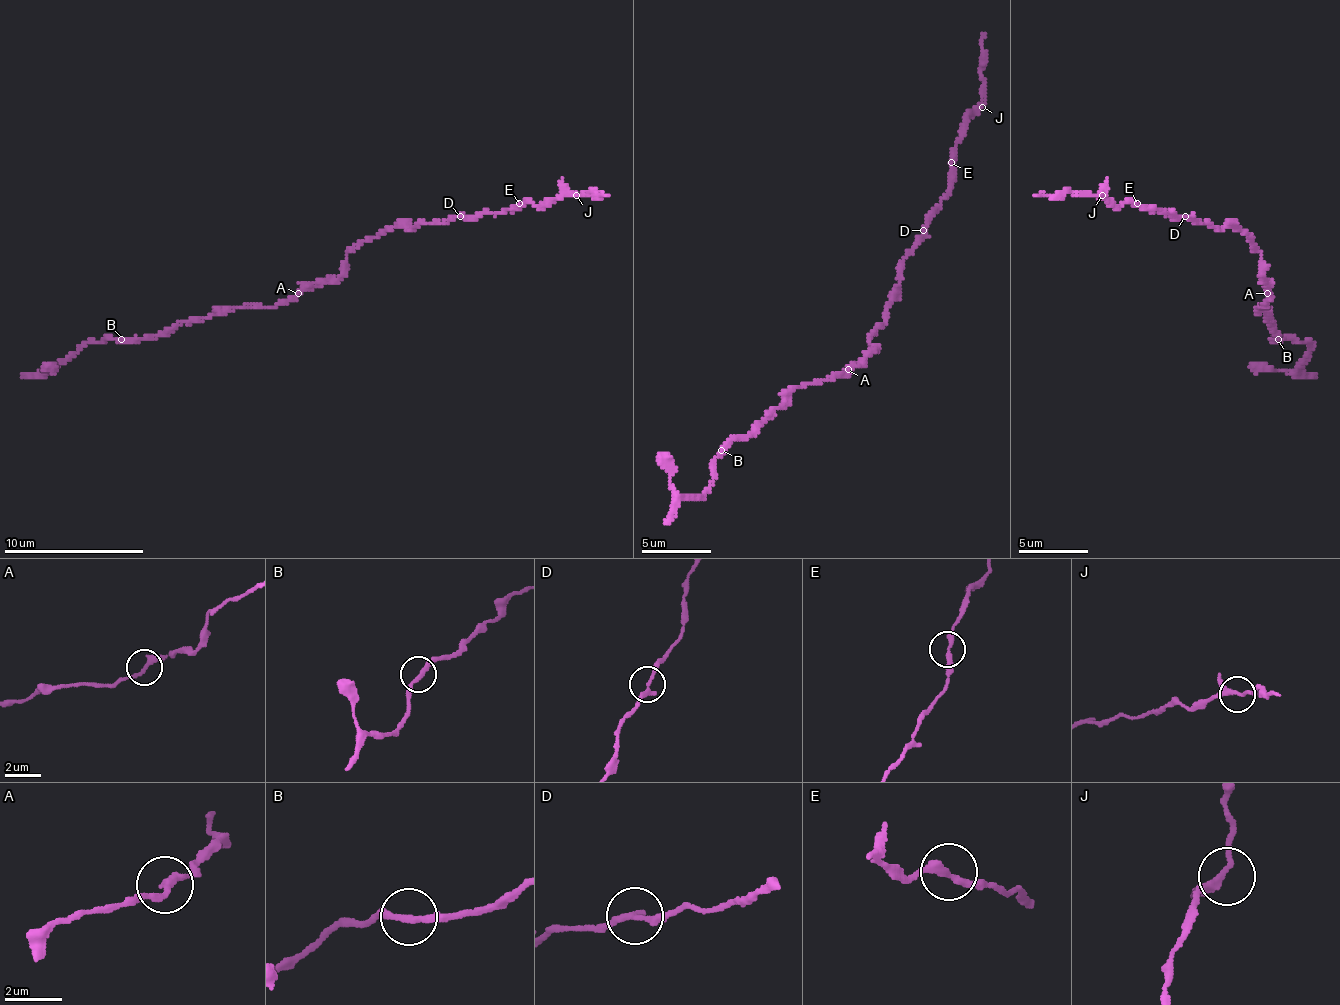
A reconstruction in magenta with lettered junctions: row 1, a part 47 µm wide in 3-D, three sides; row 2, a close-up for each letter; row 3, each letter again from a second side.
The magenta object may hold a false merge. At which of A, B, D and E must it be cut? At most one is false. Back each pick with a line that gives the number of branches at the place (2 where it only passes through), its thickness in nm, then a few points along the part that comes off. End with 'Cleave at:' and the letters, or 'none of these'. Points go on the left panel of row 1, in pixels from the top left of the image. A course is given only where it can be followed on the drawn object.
Cleave at: none of these

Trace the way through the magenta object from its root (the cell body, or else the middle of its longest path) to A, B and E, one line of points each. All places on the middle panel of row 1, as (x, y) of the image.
A: (876, 345), (866, 352), (858, 366), (850, 366), (848, 369)
B: (876, 345), (841, 376), (796, 387), (752, 432), (734, 436), (721, 450)
E: (876, 345), (870, 341), (885, 320), (903, 258), (949, 188), (949, 163)

